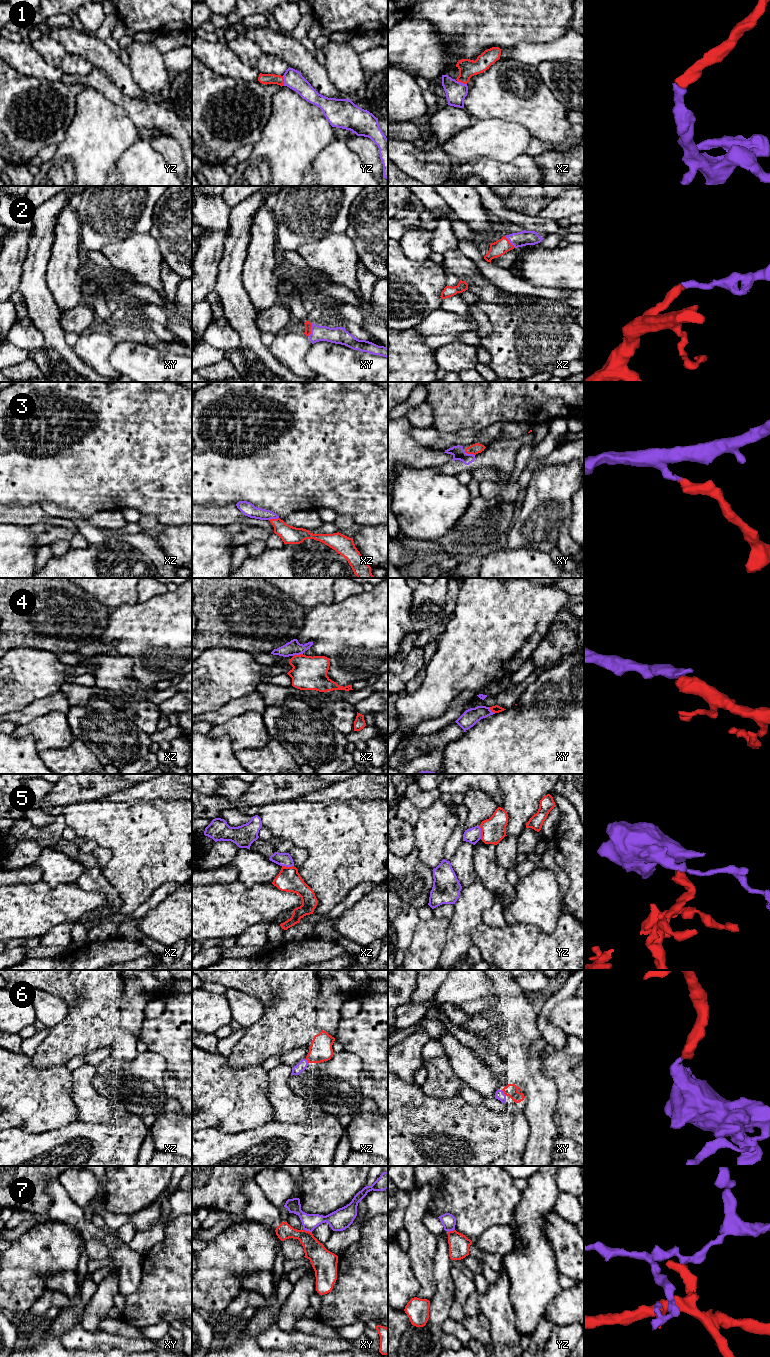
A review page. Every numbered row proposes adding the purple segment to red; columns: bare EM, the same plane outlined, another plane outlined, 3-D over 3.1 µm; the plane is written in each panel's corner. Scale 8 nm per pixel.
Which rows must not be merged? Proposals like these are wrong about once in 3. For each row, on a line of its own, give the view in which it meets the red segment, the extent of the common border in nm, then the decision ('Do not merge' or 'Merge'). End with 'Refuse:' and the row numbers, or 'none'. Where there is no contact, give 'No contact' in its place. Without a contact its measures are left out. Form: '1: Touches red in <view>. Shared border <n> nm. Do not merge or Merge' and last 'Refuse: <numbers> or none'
1: Touches red in yz. Shared border 80 nm. Merge
2: Touches red in xy. Shared border 120 nm. Merge
3: Touches red in xy. Shared border 90 nm. Merge
4: Touches red in xz. Shared border 80 nm. Do not merge
5: Touches red in yz. Shared border 110 nm. Do not merge
6: Touches red in xy. Shared border 60 nm. Merge
7: Touches red in xy. Shared border 80 nm. Do not merge
Refuse: 4, 5, 7

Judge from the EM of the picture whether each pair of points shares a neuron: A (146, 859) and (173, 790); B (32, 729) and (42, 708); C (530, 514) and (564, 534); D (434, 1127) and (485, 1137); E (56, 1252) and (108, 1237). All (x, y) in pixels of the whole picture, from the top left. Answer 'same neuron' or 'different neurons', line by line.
A: different neurons
B: different neurons
C: different neurons
D: same neuron
E: different neurons

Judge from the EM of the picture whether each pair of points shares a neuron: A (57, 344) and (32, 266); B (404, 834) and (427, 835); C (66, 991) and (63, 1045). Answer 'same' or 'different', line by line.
A: same
B: different
C: same

